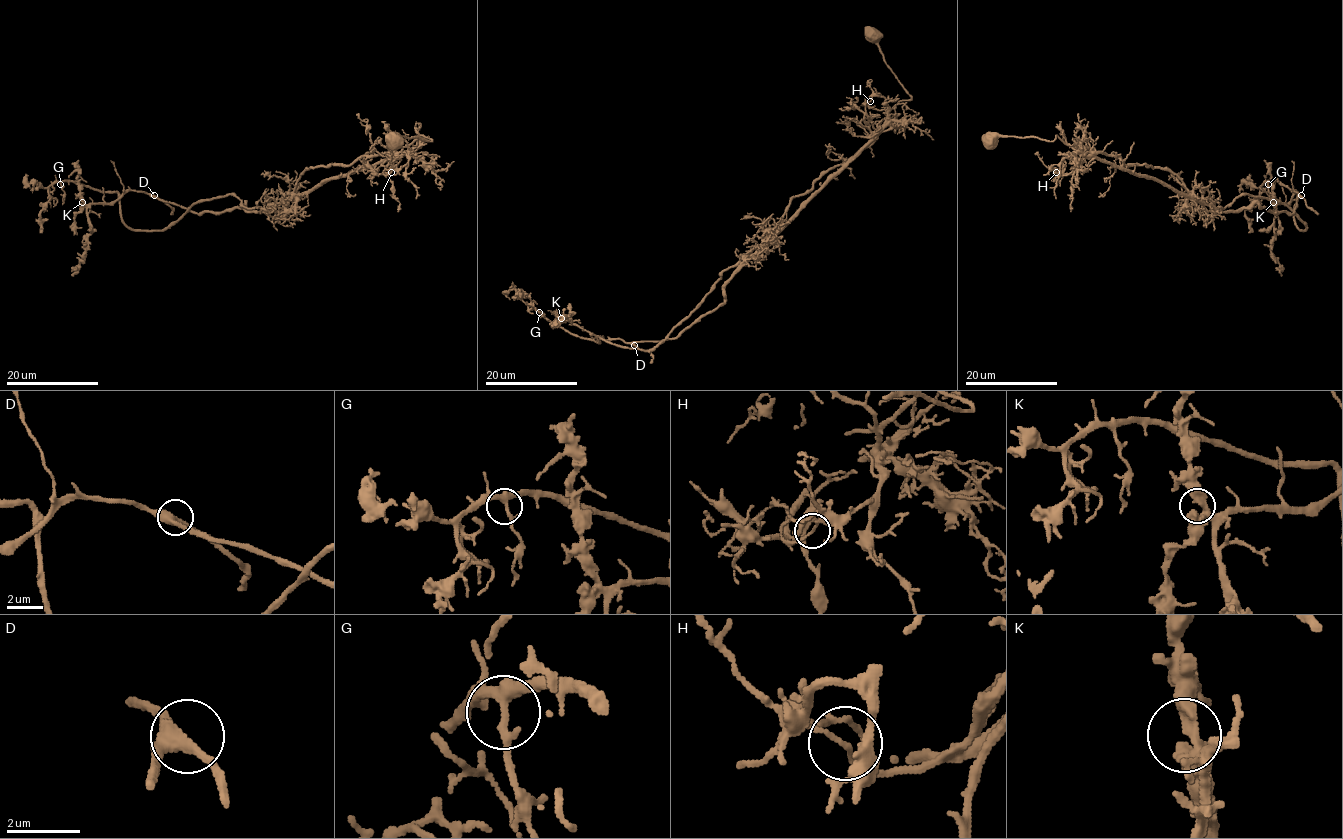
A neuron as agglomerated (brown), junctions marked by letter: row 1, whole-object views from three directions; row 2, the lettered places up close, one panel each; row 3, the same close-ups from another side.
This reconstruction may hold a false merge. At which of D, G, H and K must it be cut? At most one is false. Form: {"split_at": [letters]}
{"split_at": ["H"]}

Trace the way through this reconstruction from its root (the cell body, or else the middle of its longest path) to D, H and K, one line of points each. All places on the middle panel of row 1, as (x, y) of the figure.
D: (874, 35), (884, 62), (912, 98), (901, 100), (882, 128), (770, 238), (727, 267), (664, 340), (634, 345)
H: (874, 35), (884, 62), (912, 98), (901, 100), (887, 118), (883, 97), (872, 95), (870, 101)
K: (874, 35), (912, 98), (901, 100), (770, 238), (727, 267), (664, 340), (603, 340), (561, 318)

